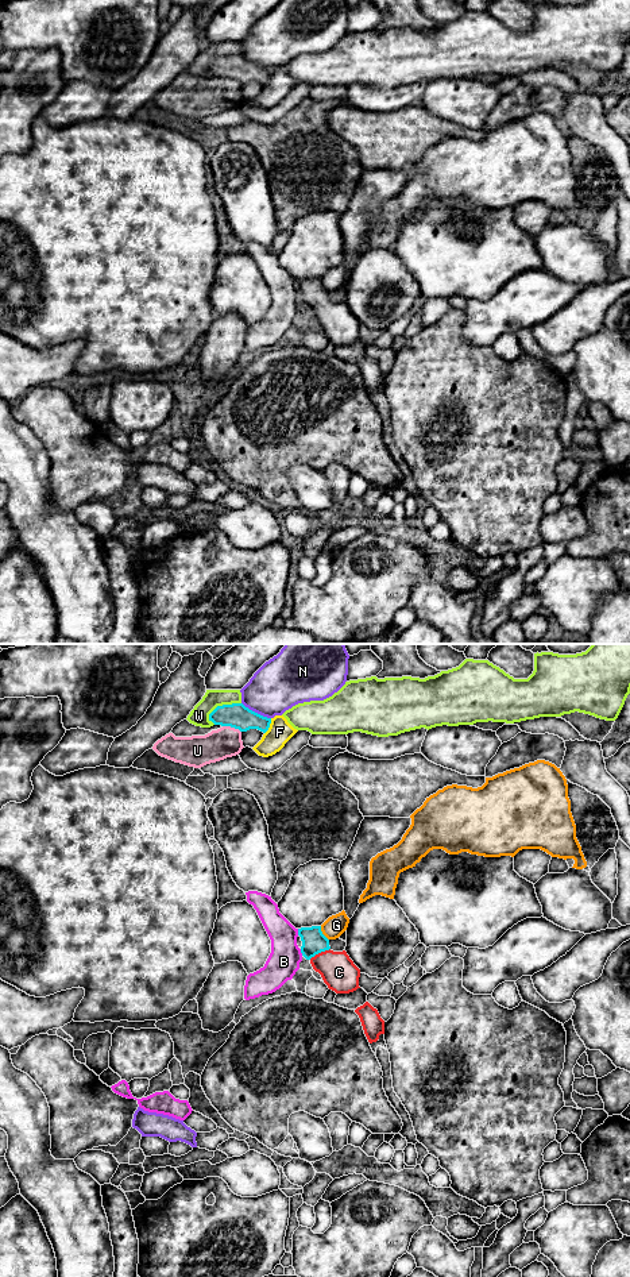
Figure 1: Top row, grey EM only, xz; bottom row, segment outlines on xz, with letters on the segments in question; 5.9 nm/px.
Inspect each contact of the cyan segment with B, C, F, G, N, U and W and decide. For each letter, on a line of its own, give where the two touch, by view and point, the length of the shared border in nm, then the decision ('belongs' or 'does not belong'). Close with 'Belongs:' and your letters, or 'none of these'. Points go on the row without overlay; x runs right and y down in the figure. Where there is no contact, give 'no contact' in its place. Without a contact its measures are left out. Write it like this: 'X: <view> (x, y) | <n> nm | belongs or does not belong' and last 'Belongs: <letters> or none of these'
B: xz (298, 284) | 40 nm | does not belong
C: xz (319, 304) | 140 nm | belongs
F: xz (269, 78) | 100 nm | does not belong
G: xz (321, 285) | 100 nm | does not belong
N: xz (256, 65) | 200 nm | does not belong
U: xz (232, 78) | 120 nm | does not belong
W: xz (223, 57) | 220 nm | does not belong
Belongs: C

